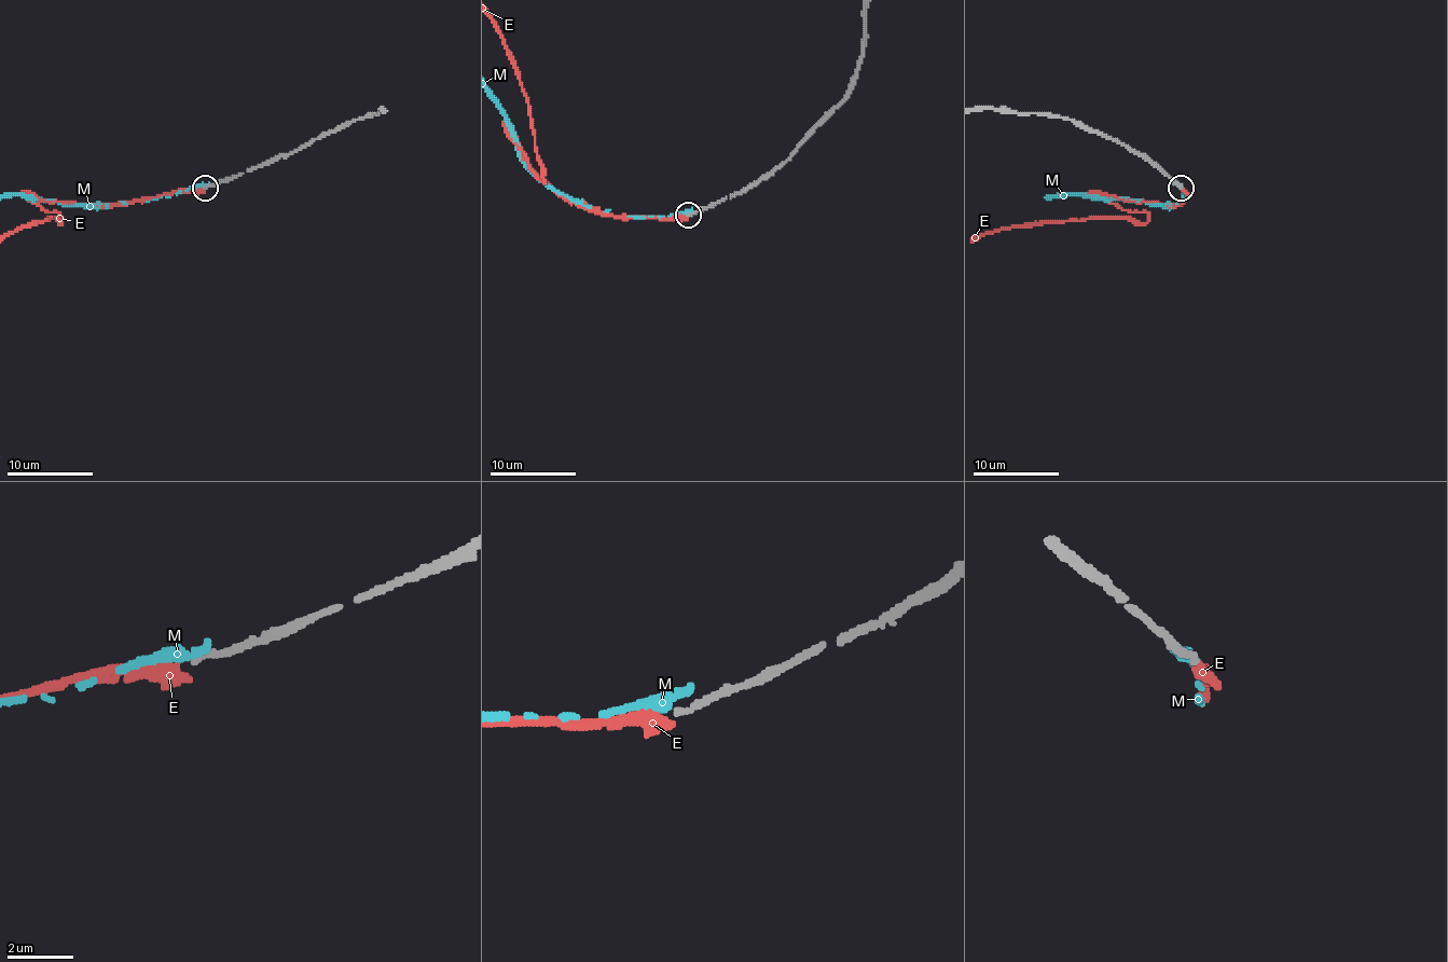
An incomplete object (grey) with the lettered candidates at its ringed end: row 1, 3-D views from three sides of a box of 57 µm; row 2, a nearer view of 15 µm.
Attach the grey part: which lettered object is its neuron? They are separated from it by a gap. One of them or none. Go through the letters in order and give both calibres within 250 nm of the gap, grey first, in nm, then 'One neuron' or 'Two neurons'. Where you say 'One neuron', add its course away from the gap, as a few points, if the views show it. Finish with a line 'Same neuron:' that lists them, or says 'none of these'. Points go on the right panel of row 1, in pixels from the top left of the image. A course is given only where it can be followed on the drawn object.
E: Thickness 190 nm (grey) against 480 nm. One neuron
M: Thickness 190 nm (grey) against 440 nm. Two neurons
Same neuron: E

